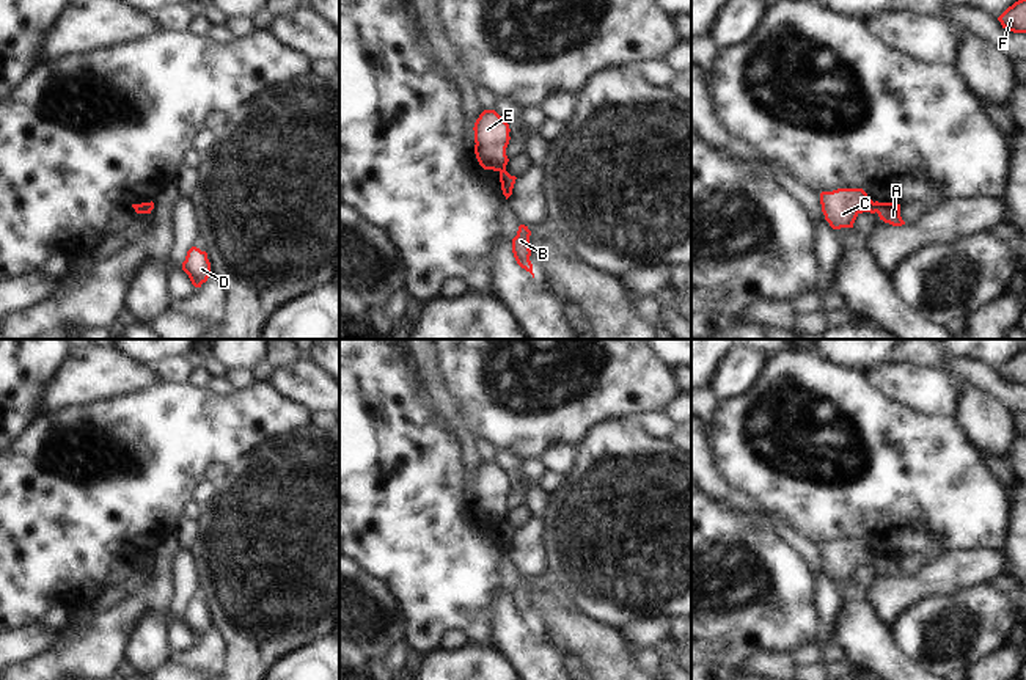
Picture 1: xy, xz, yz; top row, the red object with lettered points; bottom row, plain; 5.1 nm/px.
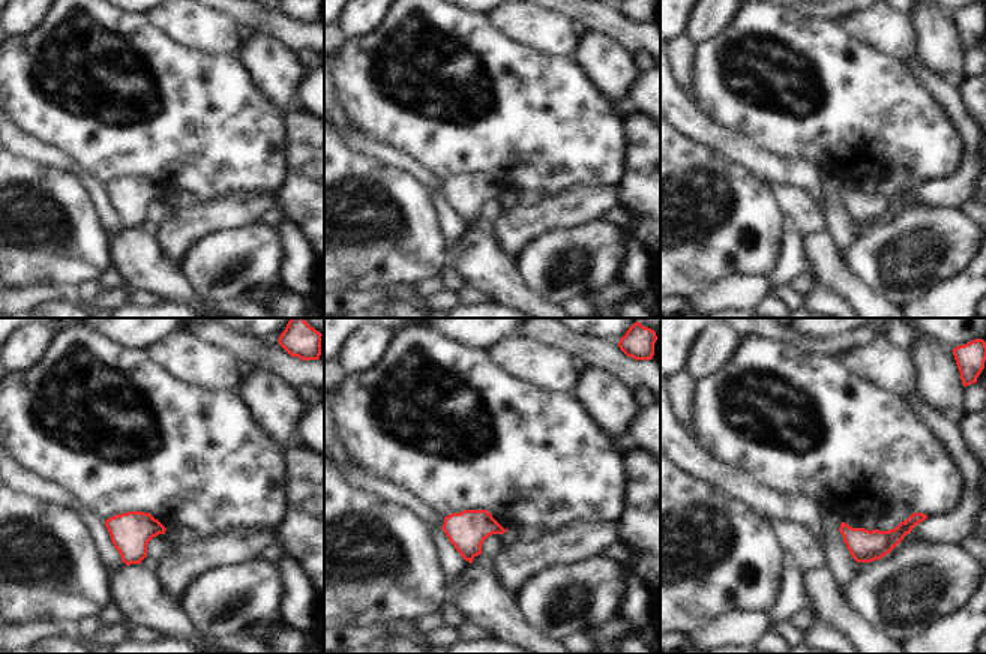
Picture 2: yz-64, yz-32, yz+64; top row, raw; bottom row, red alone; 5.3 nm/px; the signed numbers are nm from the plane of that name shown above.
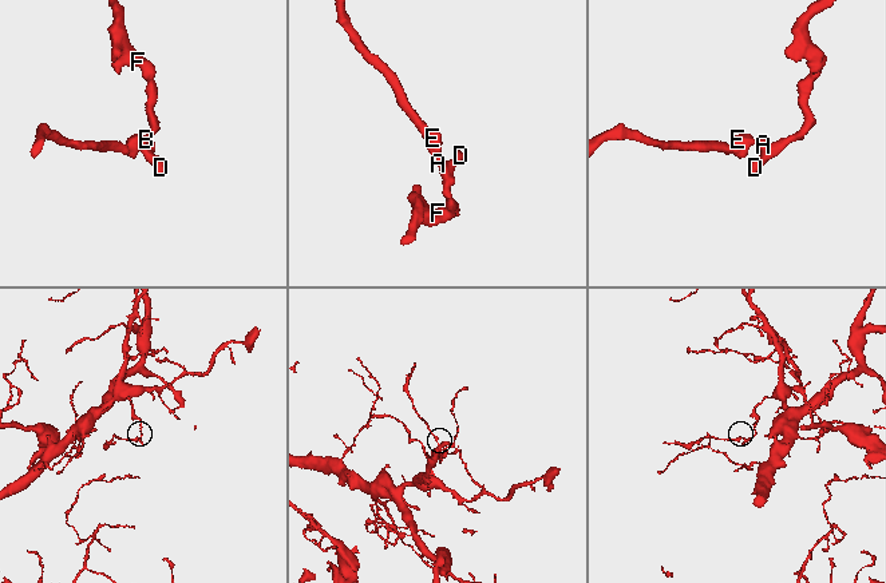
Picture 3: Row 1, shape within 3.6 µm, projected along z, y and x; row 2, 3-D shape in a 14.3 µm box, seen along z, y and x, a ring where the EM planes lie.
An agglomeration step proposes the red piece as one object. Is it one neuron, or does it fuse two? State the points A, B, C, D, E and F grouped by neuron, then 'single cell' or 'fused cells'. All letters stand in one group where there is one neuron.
groups A B D F / C E; fused cells

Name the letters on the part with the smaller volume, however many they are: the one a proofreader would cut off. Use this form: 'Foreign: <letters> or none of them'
Foreign: C, E.

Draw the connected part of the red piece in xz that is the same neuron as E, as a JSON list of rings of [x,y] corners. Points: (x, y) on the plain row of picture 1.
[[[484,462],[475,474],[475,506],[484,521],[501,523],[509,514],[509,476],[495,462]]]

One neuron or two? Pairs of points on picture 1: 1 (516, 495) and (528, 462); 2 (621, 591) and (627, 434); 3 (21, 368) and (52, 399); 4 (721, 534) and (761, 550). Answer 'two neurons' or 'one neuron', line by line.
1: one neuron
2: one neuron
3: two neurons
4: one neuron

